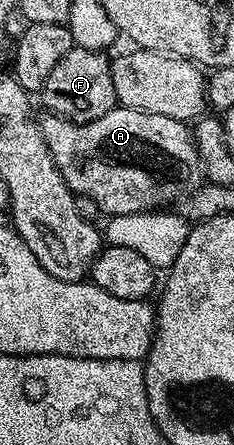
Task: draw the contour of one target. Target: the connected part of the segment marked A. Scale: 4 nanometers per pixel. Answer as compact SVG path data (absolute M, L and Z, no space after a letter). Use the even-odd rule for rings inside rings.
M119 104L106 112L106 116L98 116L98 120L89 122L68 122L56 114L48 114L45 119L40 122L40 131L44 133L62 180L71 188L73 195L90 196L90 200L94 200L105 215L168 208L171 202L179 203L205 185L206 175L200 165L200 153L187 122L179 122L170 116L138 112Z

